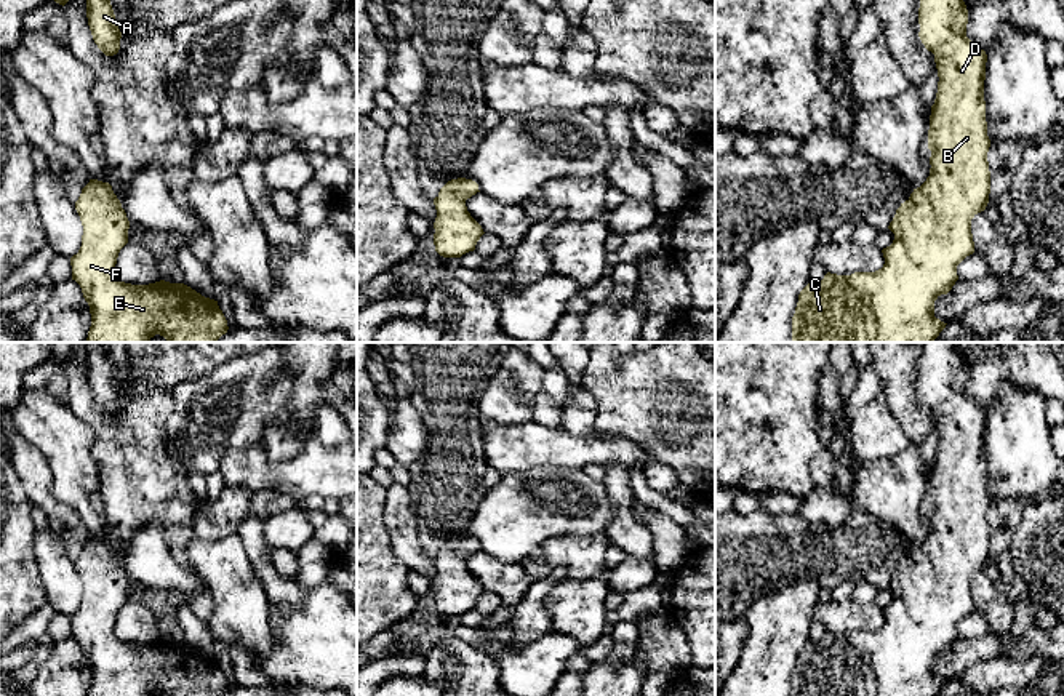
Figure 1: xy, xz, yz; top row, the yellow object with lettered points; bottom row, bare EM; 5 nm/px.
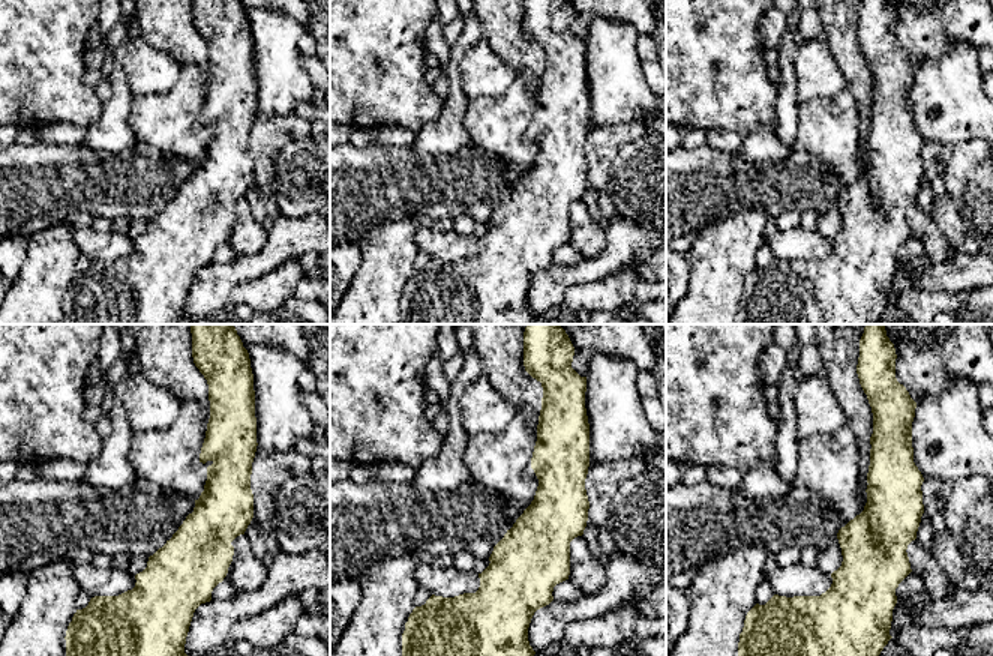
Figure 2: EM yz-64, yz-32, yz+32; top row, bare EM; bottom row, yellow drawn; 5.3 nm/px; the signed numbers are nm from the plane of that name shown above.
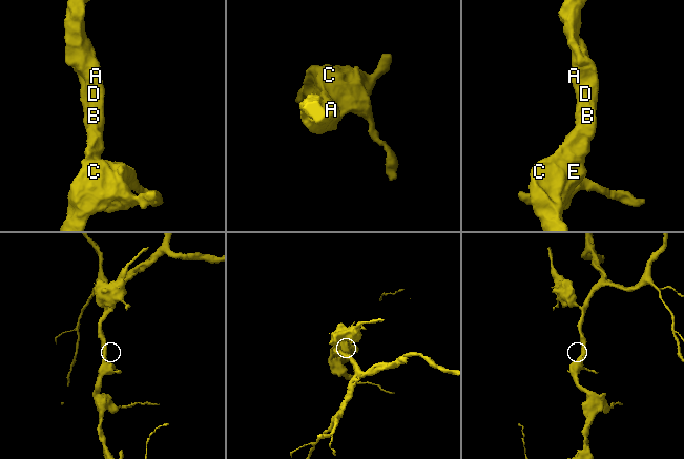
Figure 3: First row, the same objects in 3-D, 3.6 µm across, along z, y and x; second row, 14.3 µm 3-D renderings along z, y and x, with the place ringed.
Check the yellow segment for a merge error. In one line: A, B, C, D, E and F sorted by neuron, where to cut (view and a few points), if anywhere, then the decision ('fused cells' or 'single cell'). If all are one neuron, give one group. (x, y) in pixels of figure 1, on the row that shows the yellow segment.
groups A B C D E F; cut none; single cell

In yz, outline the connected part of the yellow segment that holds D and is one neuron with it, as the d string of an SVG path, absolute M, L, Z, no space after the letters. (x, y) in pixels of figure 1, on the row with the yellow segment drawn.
M920 0L918 24L918 37L934 54L939 77L928 130L930 176L896 210L888 226L894 240L882 250L882 269L851 275L827 272L821 282L808 283L800 291L792 317L792 342L933 342L947 325L934 317L934 301L952 290L958 280L957 266L974 253L971 219L986 210L990 194L984 101L987 54L966 37L968 10L963 0Z

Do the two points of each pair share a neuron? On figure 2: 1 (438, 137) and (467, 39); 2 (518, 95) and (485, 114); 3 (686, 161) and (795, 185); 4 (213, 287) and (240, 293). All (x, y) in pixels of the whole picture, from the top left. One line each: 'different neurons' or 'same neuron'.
1: same neuron
2: same neuron
3: same neuron
4: different neurons

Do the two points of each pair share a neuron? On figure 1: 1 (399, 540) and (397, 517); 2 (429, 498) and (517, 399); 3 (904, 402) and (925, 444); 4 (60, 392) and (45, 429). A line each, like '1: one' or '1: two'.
1: one
2: two
3: one
4: two

